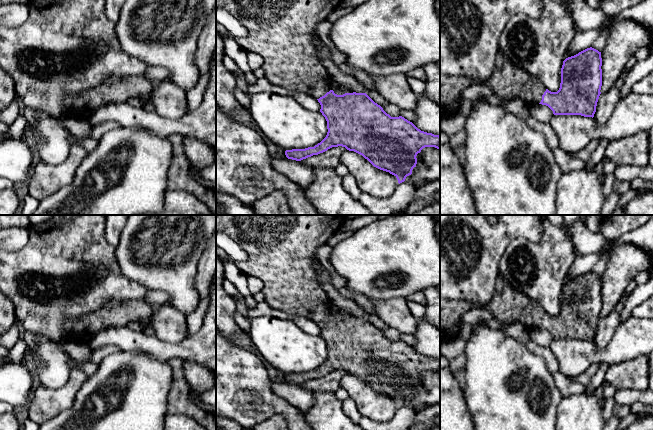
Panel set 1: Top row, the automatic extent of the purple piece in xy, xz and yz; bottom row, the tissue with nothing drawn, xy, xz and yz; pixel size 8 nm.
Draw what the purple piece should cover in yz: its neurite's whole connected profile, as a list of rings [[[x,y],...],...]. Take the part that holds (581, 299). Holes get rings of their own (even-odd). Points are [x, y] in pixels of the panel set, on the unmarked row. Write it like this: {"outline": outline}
{"outline": [[[590,271],[563,285],[561,292],[561,307],[557,316],[546,313],[534,300],[520,291],[513,289],[501,273],[496,280],[496,291],[492,300],[486,304],[475,304],[465,300],[448,300],[440,295],[440,345],[447,340],[458,337],[462,321],[460,317],[471,308],[485,308],[494,318],[502,323],[520,323],[528,330],[542,328],[548,330],[554,339],[581,339],[594,341],[602,310],[601,276]]]}

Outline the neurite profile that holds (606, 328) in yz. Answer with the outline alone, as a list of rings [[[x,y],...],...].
[[[628,293],[624,294],[619,303],[613,309],[613,311],[608,316],[600,318],[596,330],[596,336],[593,341],[598,349],[605,348],[612,340],[616,328],[620,324],[620,311],[623,309],[629,295],[630,294]]]

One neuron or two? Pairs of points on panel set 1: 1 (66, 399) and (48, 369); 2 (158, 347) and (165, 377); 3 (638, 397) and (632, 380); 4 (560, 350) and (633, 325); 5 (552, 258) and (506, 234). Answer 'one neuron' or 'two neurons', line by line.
1: two neurons
2: two neurons
3: two neurons
4: one neuron
5: two neurons

